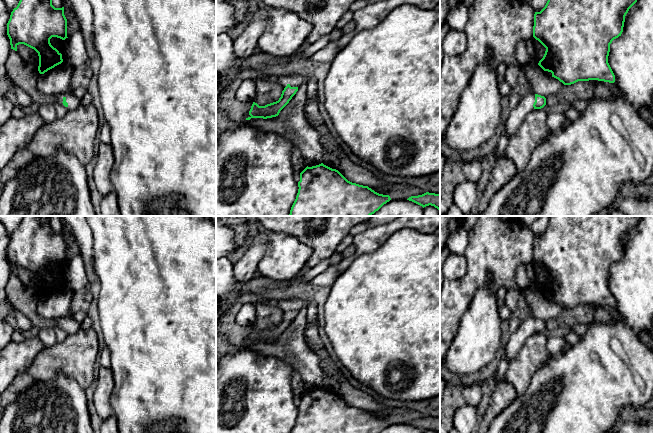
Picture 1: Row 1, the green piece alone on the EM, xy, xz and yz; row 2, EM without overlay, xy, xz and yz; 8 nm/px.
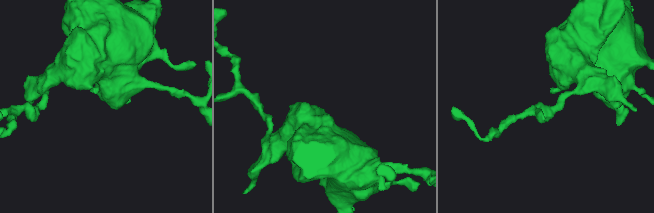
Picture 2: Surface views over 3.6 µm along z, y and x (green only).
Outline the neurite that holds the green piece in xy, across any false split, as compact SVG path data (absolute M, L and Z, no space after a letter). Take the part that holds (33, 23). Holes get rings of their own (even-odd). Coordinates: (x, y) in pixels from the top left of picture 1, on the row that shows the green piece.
M20 0L17 7L11 12L7 23L7 35L10 39L11 49L17 51L17 46L24 44L38 53L38 71L40 74L44 74L63 62L62 54L51 45L50 39L52 37L62 40L68 38L64 7L55 8L52 0Z

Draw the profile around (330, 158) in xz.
M322 146L321 163L332 169L338 170L341 163L340 155L332 149Z

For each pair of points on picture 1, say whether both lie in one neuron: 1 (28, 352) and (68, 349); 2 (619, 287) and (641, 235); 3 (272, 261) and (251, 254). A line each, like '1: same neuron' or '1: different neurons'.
1: different neurons
2: same neuron
3: different neurons

